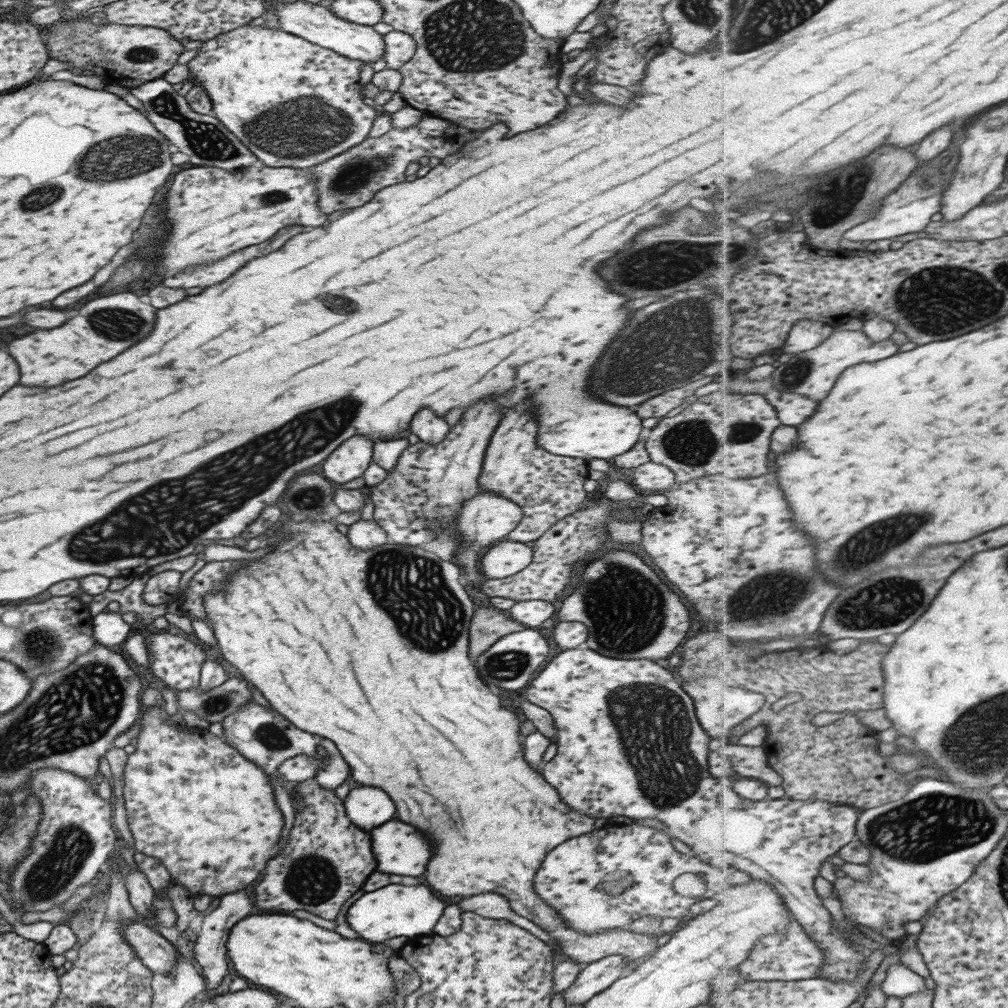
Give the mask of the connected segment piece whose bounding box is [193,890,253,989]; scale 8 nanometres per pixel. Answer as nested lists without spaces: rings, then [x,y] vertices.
[[[239,890],[237,894],[229,893],[226,895],[221,895],[220,901],[215,907],[215,910],[212,910],[202,921],[197,932],[195,945],[193,946],[193,956],[199,964],[199,973],[202,976],[204,988],[215,988],[221,983],[223,976],[227,974],[227,962],[225,956],[225,940],[227,940],[227,928],[231,928],[233,922],[241,920],[243,916],[247,916],[253,908],[251,904],[252,896],[249,896],[247,890]]]

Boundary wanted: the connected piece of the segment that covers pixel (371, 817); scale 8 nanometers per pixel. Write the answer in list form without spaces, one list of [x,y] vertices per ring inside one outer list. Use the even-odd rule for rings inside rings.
[[[355,787],[347,793],[342,802],[351,824],[361,830],[371,830],[387,822],[395,814],[393,802],[379,788]]]

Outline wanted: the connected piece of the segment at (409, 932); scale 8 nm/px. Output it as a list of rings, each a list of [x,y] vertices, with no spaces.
[[[389,884],[373,892],[365,892],[355,900],[347,912],[345,912],[345,922],[351,930],[355,930],[363,940],[371,942],[384,943],[386,940],[395,937],[420,937],[419,934],[431,932],[435,926],[443,902],[431,894],[429,888],[425,886],[401,886],[401,884]]]

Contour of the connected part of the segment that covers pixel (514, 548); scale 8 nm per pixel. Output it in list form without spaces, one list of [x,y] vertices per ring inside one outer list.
[[[502,541],[491,546],[481,558],[482,574],[489,579],[502,579],[523,570],[532,559],[528,543]]]

